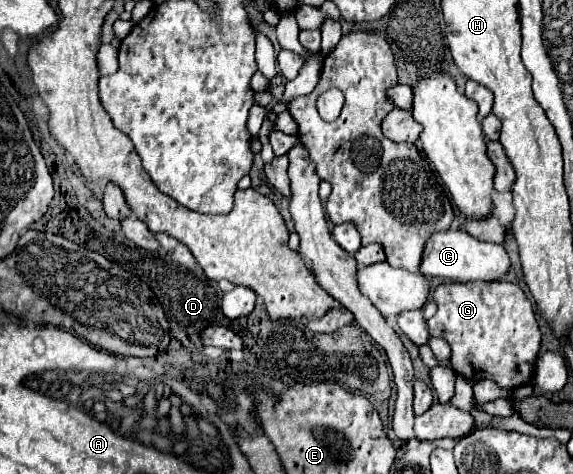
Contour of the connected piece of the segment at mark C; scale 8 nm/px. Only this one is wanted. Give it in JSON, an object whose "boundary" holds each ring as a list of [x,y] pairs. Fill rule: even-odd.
{"boundary":[[[446,229],[438,231],[430,237],[430,241],[424,247],[422,255],[422,273],[432,275],[432,277],[442,277],[458,283],[468,283],[468,281],[500,281],[502,277],[508,275],[510,271],[510,257],[504,251],[502,245],[496,243],[486,243],[480,241],[472,235],[468,235],[462,229]]]}

